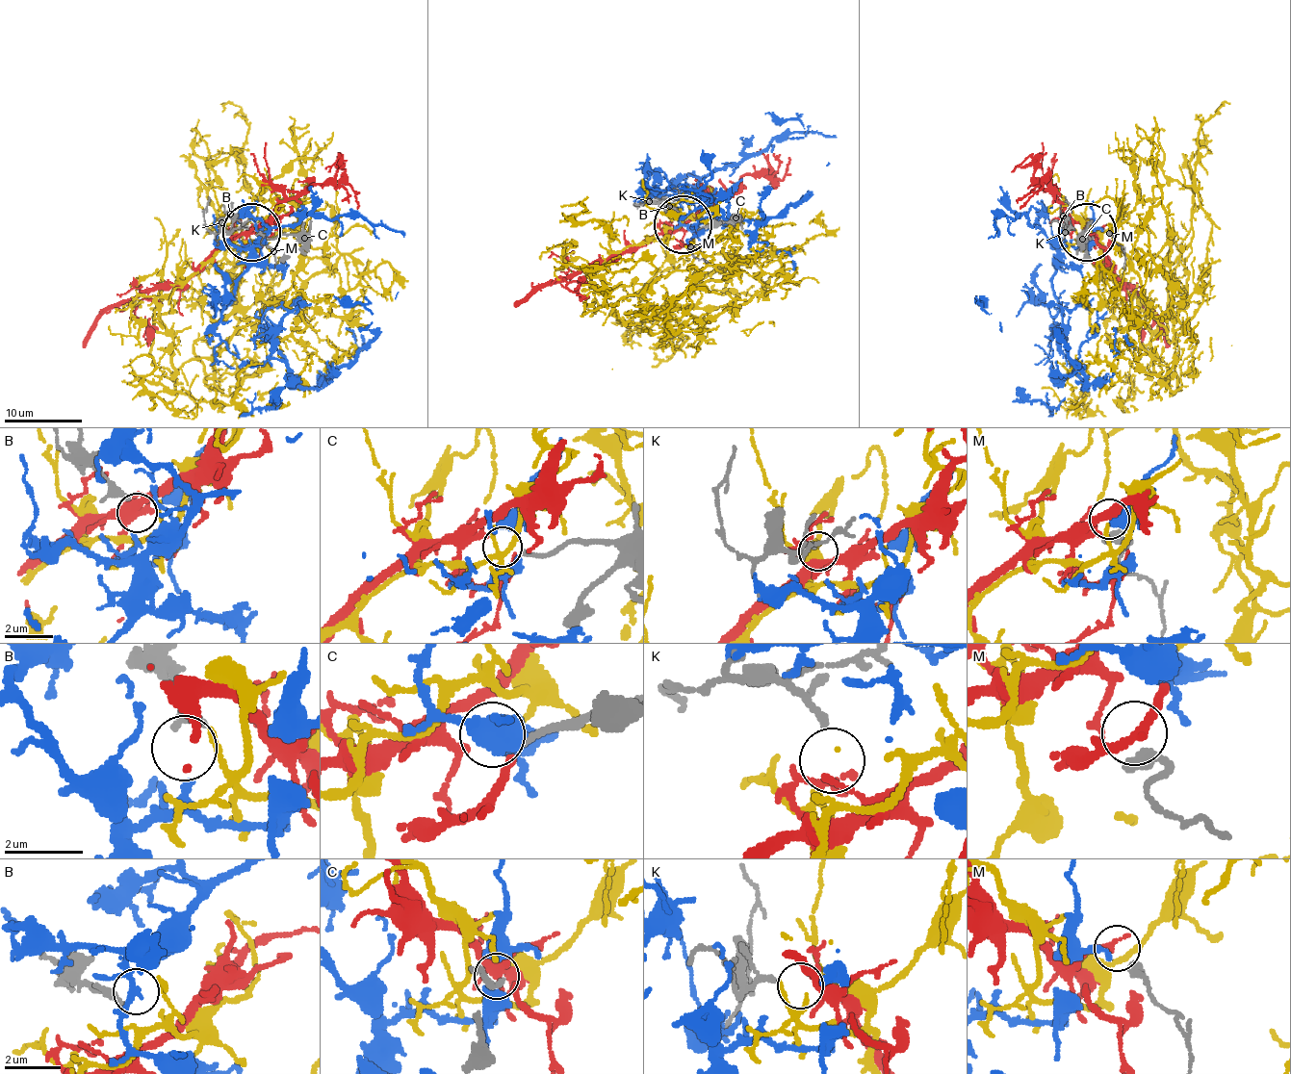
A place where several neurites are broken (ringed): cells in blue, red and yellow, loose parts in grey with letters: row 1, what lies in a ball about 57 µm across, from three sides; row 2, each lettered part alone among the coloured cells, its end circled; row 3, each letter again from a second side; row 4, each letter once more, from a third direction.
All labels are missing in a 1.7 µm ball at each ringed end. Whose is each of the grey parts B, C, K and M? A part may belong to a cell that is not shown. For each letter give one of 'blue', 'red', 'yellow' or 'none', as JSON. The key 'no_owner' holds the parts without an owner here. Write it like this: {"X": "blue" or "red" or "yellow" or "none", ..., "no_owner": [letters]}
{"B": "blue", "C": "red", "K": "yellow", "M": "none", "no_owner": ["M"]}

